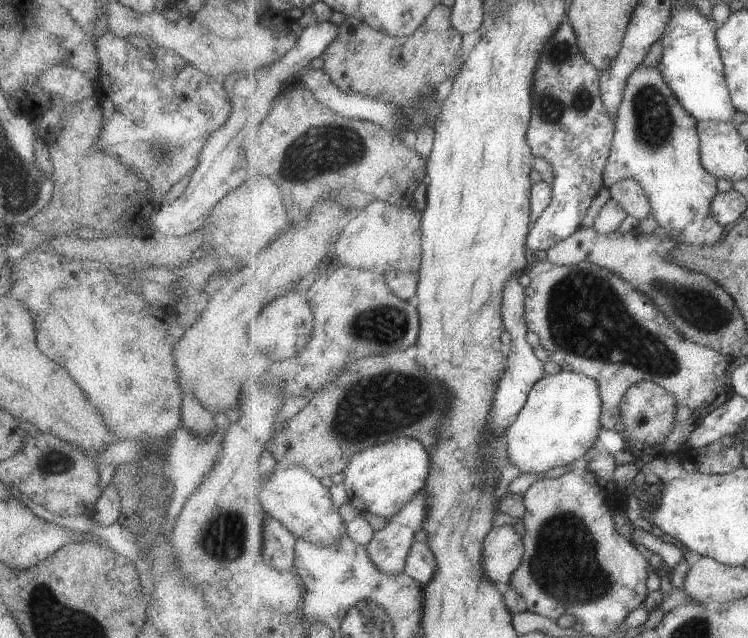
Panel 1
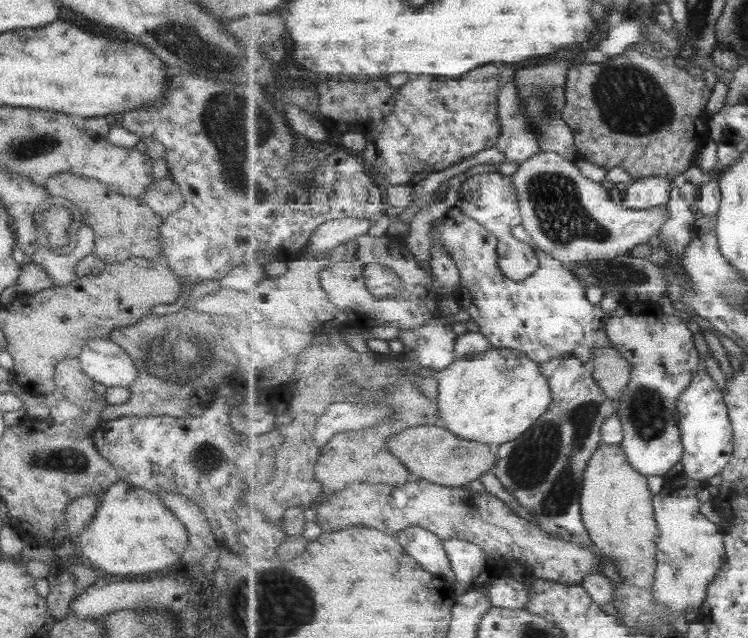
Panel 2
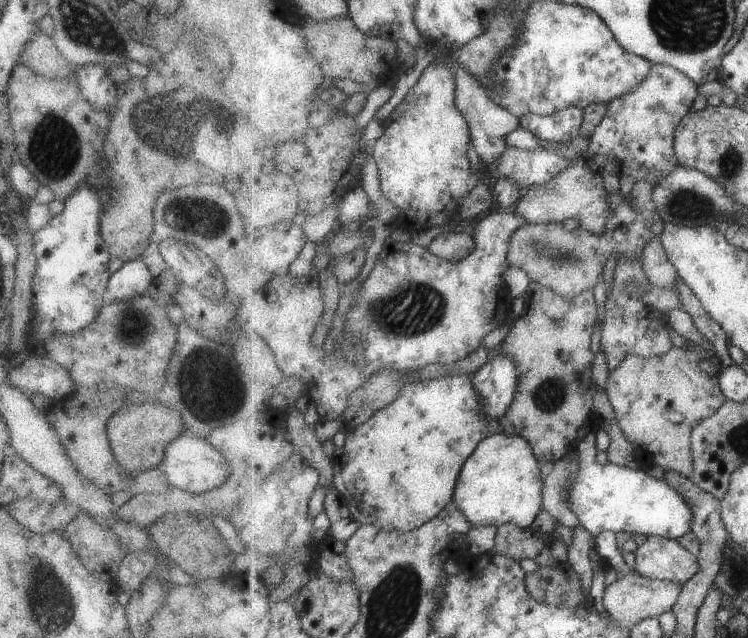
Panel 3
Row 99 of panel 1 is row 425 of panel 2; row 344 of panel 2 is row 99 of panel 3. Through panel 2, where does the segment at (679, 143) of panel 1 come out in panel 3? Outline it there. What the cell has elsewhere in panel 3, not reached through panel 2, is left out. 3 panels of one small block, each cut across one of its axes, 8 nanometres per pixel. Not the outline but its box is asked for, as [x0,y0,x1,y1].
[585,63,698,184]

